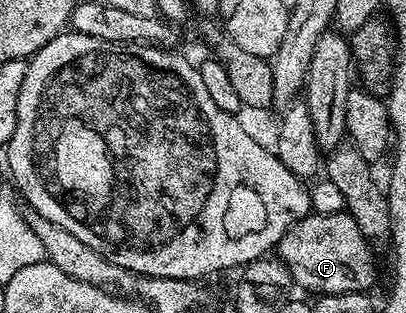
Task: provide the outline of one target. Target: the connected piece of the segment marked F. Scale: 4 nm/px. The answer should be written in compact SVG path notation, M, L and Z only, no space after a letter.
M311 212L306 218L294 222L275 247L279 261L289 269L294 283L310 290L313 296L372 291L373 281L377 278L377 262L373 259L372 249L371 242L360 234L348 212L331 215Z

